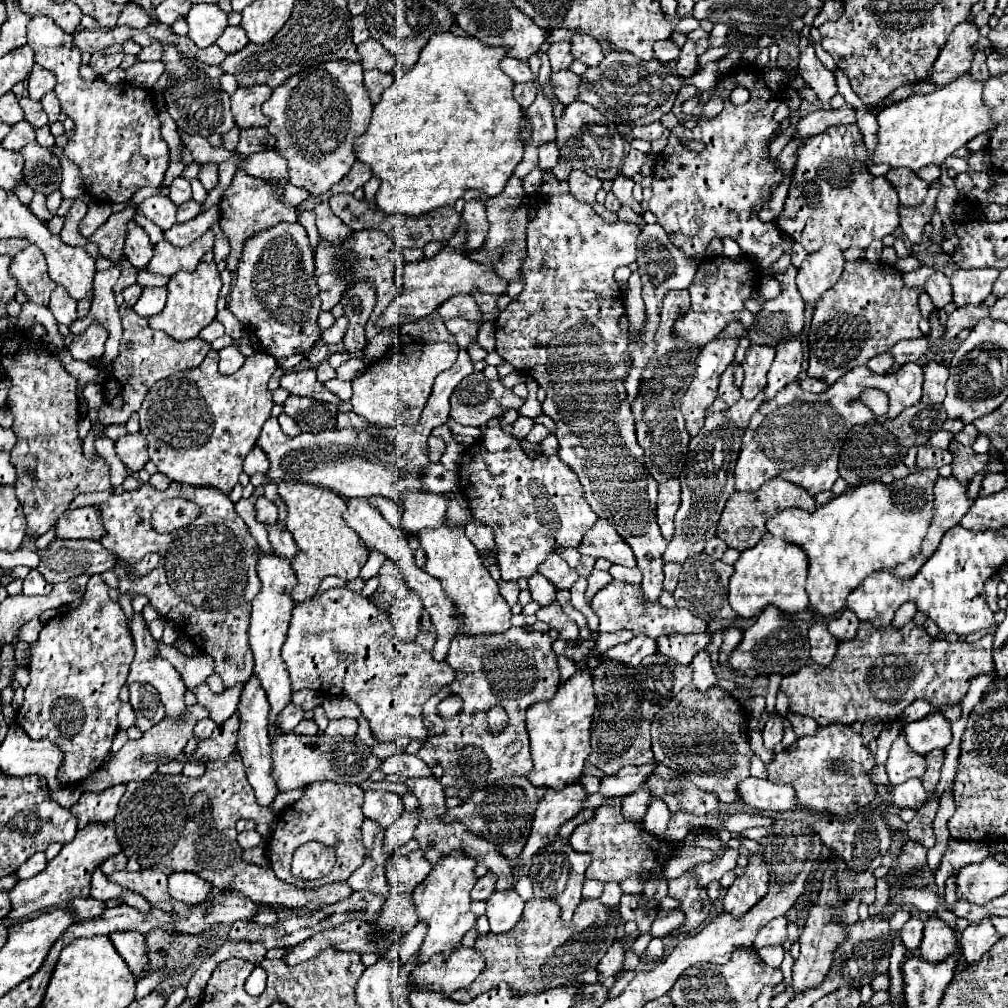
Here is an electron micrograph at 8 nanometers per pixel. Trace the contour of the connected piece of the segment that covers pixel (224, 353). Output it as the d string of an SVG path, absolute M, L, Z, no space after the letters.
M230 345L218 352L219 362L218 367L219 371L224 375L230 375L238 371L238 368L244 364L245 357L240 354L239 349Z

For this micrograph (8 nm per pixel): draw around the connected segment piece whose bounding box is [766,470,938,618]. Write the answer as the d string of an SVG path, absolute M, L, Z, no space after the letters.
M922 470L908 474L904 480L896 480L890 486L882 482L860 484L844 494L832 498L828 504L816 508L814 512L802 512L800 508L786 508L778 516L766 522L766 530L772 536L778 536L790 544L804 548L808 556L808 576L806 592L810 596L810 608L822 616L830 618L840 612L846 604L846 596L872 572L890 570L898 564L904 564L918 556L924 534L932 520L932 488L936 484L938 470Z

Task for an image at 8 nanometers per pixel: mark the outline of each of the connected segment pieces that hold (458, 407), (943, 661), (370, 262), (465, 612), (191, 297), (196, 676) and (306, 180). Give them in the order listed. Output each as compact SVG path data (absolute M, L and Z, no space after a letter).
M472 372L452 392L450 404L450 416L458 424L482 426L488 420L502 416L506 410L520 410L524 400L514 396L500 380L488 380L482 372Z
M862 622L854 640L838 644L830 666L804 666L796 674L782 678L780 690L790 702L790 712L810 716L818 726L854 724L866 718L880 718L880 722L888 724L918 698L934 708L960 704L976 676L994 672L992 640L994 634L988 632L980 638L980 646L976 646L932 638L914 622L900 630L892 626L876 628Z
M362 230L354 232L350 240L344 244L318 244L318 250L314 254L316 270L314 270L314 280L320 288L320 302L322 302L322 312L332 310L342 292L346 290L346 284L352 284L354 280L372 280L380 304L380 312L398 296L398 284L396 284L396 268L402 264L402 250L380 230Z
M448 524L436 530L426 530L418 534L420 546L426 552L426 572L436 576L442 584L446 596L454 602L458 632L466 636L478 634L502 634L510 624L510 606L500 596L496 580L484 568L482 560L476 554L474 544L464 536L464 530L450 530Z
M200 262L198 268L190 274L190 272L178 272L170 278L170 282L166 284L168 288L168 302L166 308L156 314L150 316L150 328L154 330L162 330L168 336L172 336L174 340L190 340L196 338L198 332L208 326L214 316L216 316L216 300L218 300L218 292L220 292L220 272L216 268L216 262Z
M162 640L156 642L158 644L158 652L162 654L164 660L168 660L182 676L186 688L190 692L194 692L200 684L206 682L208 676L214 674L214 660L210 660L210 656L198 652L194 656L186 656L182 650L178 650L176 646L164 644Z
M330 60L318 64L316 68L304 68L274 88L272 96L262 104L262 114L270 118L264 128L276 140L274 150L288 162L290 184L306 190L310 196L320 196L350 172L352 164L356 162L352 140L360 136L360 132L364 132L370 122L372 102L362 80L362 66L358 62Z

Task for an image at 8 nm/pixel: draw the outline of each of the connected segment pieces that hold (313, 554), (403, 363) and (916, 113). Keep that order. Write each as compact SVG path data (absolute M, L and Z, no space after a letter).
M280 482L278 490L280 490L280 498L288 508L286 528L292 532L294 542L298 546L298 554L290 560L298 576L298 584L292 592L292 600L294 602L308 600L316 592L324 576L354 580L360 568L366 564L370 548L366 548L360 542L360 536L346 526L342 518L346 510L346 502L328 488L318 488L302 482L294 482L294 484Z
M450 342L436 344L418 344L412 352L386 354L380 360L372 362L370 368L352 382L352 412L364 416L370 424L376 426L402 426L418 424L422 408L432 392L434 378L448 370L458 356L458 346Z
M970 74L956 78L928 96L910 96L894 102L876 114L878 132L876 148L870 156L872 164L888 164L890 168L910 168L912 172L922 170L928 164L944 168L944 160L952 156L960 146L966 146L972 138L982 132L990 132L994 122L990 120L988 108L982 104L982 84L972 80Z

